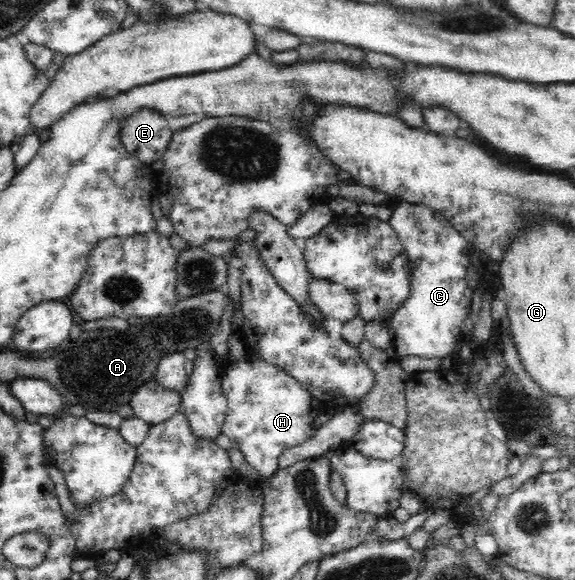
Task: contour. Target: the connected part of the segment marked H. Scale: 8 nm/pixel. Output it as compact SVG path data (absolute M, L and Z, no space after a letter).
M247 351L245 355L240 357L238 360L227 366L226 372L222 377L222 391L227 400L227 413L223 420L221 432L228 436L232 446L236 449L240 449L246 461L250 463L259 474L262 476L262 481L269 480L278 470L278 457L282 454L284 449L290 448L291 446L304 442L308 437L311 437L315 433L315 429L312 427L312 422L316 420L319 412L324 408L324 402L314 398L300 383L298 383L292 376L287 374L283 368L266 362L258 353Z

